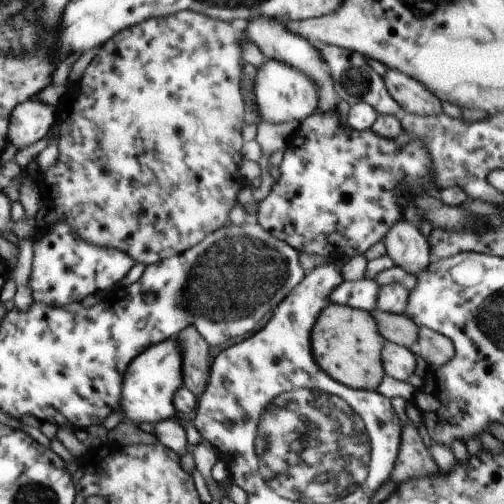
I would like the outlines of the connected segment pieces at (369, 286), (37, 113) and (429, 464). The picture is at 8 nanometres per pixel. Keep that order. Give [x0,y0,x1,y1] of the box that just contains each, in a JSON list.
[[329,280,379,312],[7,98,55,151],[392,424,439,484]]

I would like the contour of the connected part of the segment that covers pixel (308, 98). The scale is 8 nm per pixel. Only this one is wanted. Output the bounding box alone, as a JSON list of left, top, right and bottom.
[254,60,317,124]

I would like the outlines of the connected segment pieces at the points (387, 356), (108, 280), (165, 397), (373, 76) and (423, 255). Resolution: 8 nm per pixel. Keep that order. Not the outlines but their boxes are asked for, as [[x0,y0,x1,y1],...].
[[381,341,422,381],[28,217,136,307],[119,338,184,428],[318,45,403,116],[383,218,434,275]]

